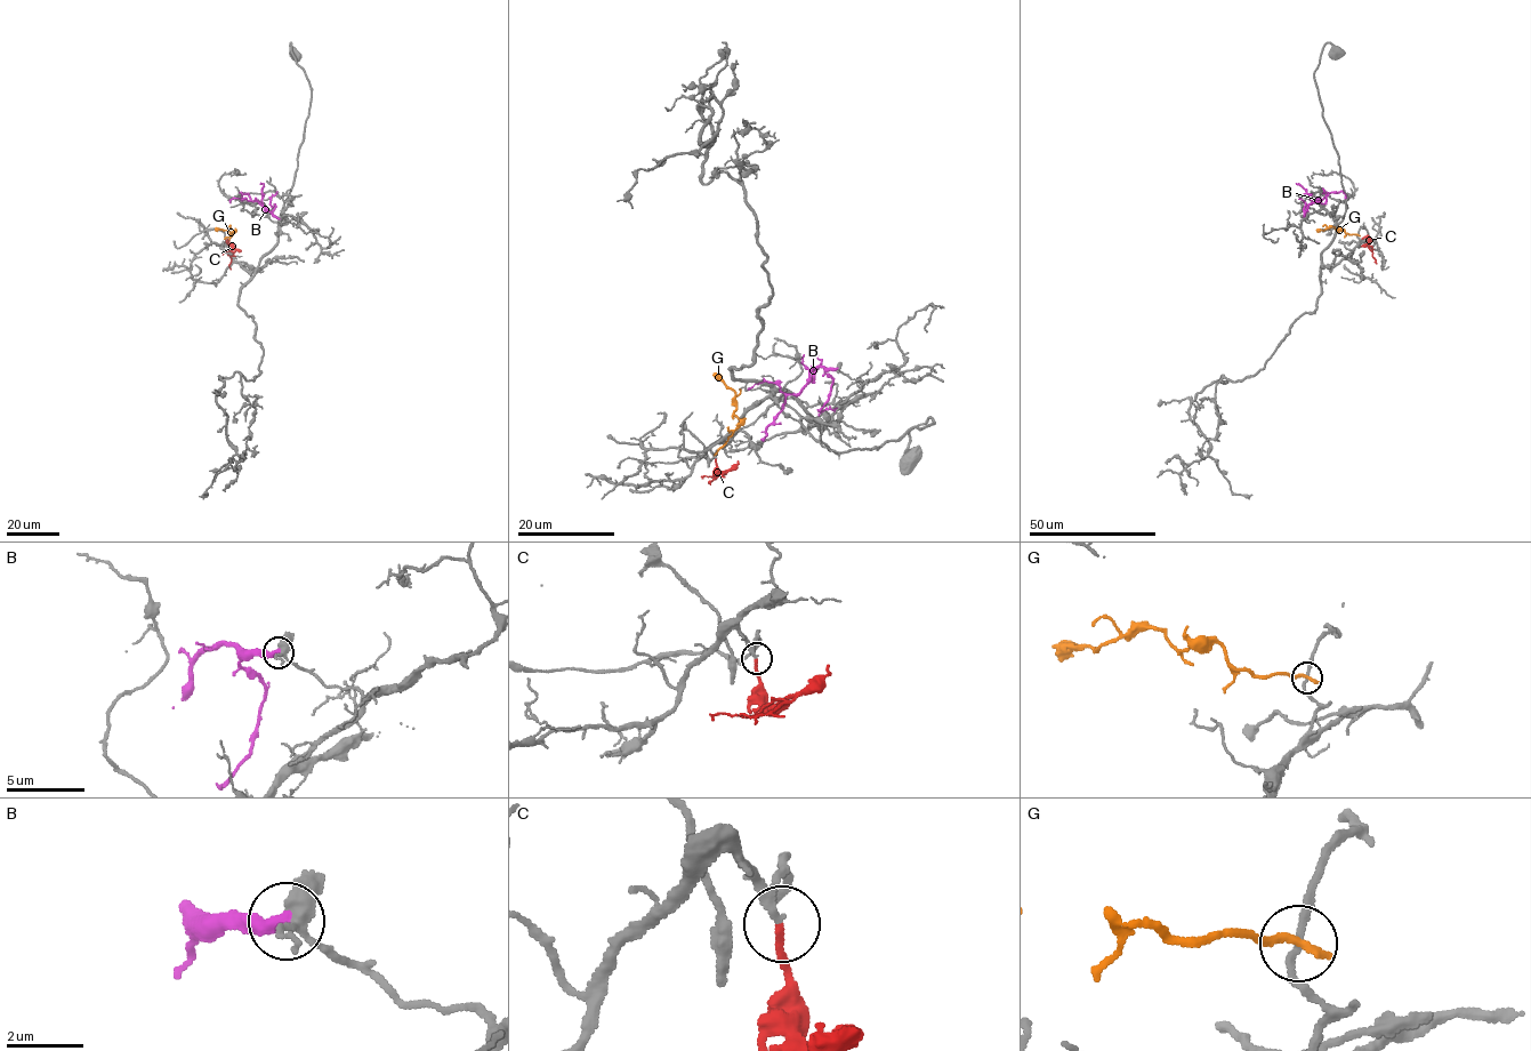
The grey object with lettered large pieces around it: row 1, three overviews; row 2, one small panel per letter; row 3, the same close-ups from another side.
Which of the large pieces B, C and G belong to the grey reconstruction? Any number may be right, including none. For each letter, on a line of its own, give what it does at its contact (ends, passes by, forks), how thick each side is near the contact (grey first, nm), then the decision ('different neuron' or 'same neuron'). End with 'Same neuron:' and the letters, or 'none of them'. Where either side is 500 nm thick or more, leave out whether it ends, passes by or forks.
B: it ends; calibres 320 and 380 nm; different neuron
C: it ends; calibres 180 and 190 nm; same neuron
G: it ends; calibres 180 and 280 nm; different neuron
Same neuron: C

